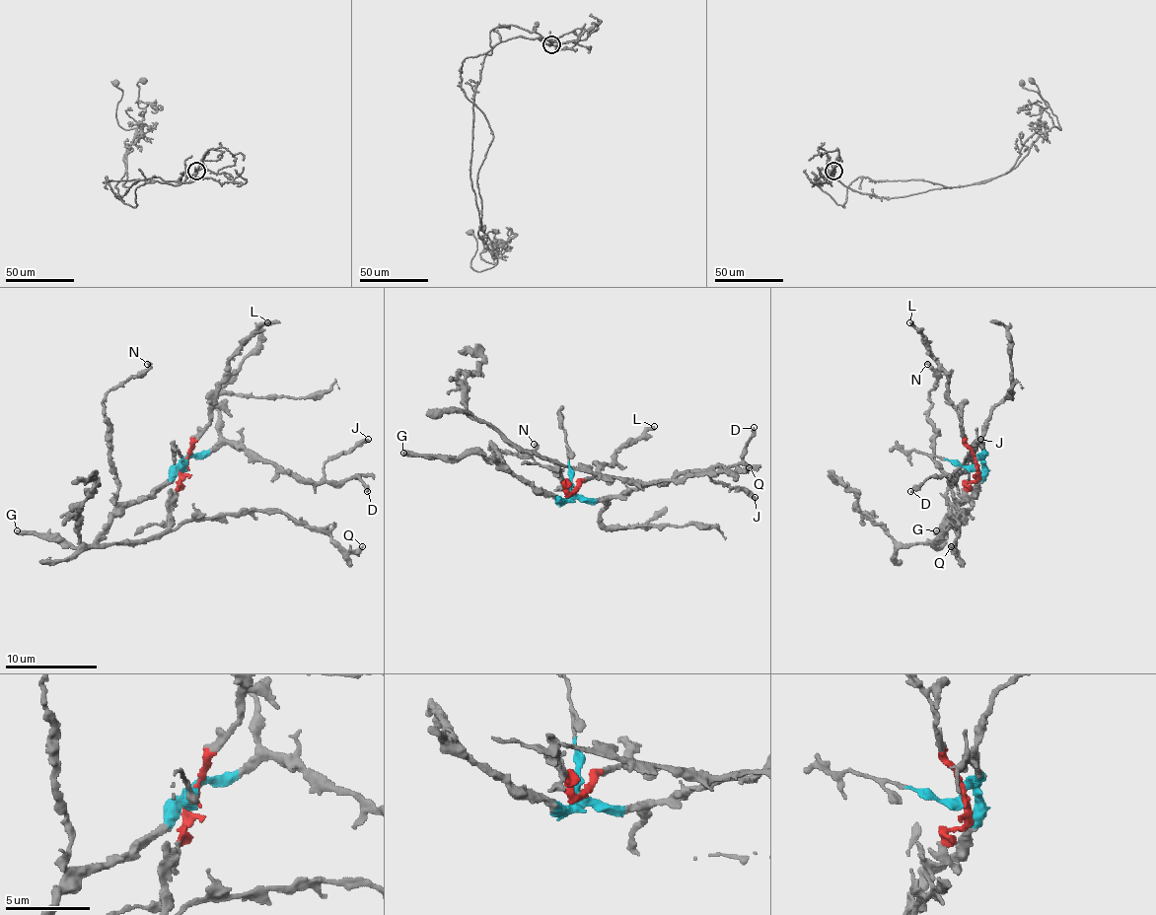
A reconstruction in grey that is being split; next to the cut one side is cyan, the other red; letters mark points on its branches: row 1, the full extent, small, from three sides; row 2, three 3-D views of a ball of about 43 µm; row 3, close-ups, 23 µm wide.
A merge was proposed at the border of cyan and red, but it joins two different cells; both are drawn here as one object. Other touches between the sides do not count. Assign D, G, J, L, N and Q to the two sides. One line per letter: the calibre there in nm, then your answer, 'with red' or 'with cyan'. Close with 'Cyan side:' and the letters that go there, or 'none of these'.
D: 380 nm thick; with cyan
G: 440 nm thick; with cyan
J: 400 nm thick; with cyan
L: 260 nm thick; with red
N: 320 nm thick; with cyan
Q: 360 nm thick; with red
Cyan side: D, G, J, N

